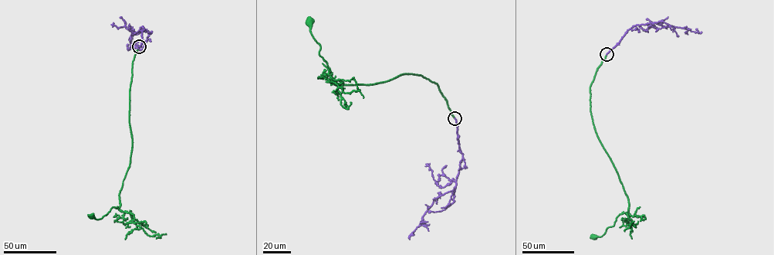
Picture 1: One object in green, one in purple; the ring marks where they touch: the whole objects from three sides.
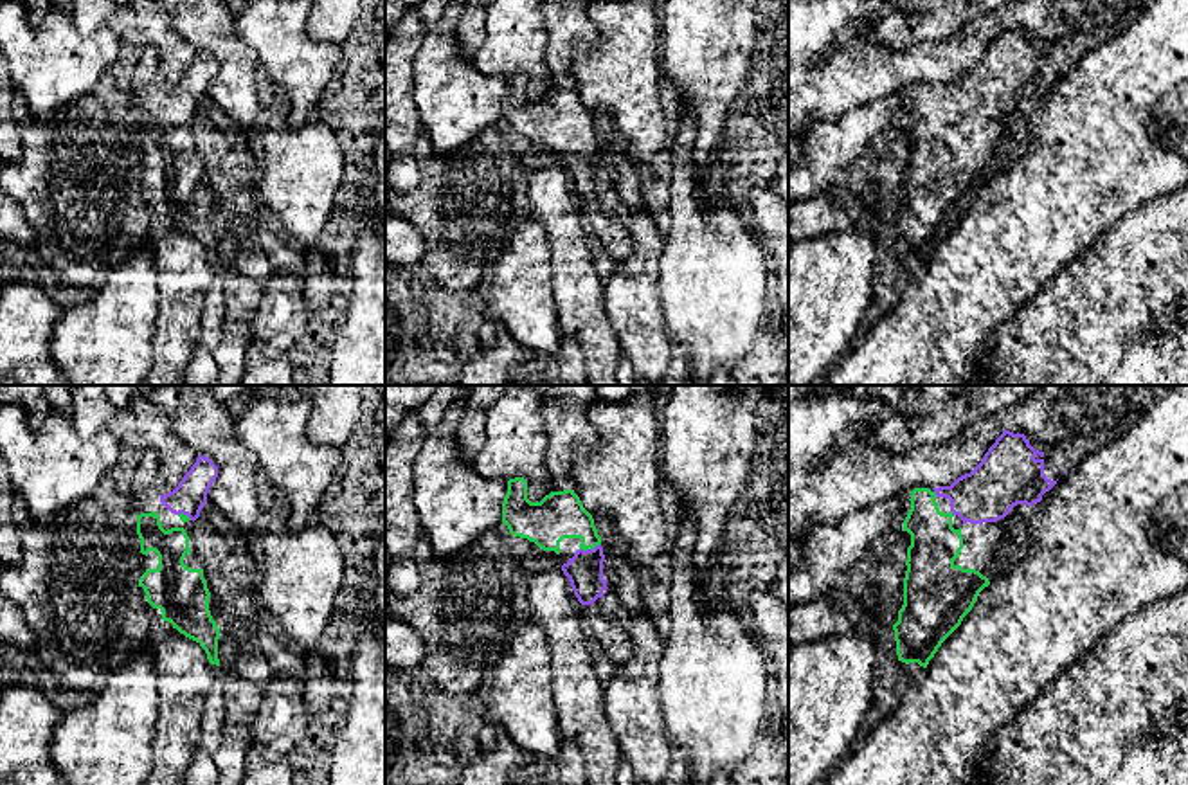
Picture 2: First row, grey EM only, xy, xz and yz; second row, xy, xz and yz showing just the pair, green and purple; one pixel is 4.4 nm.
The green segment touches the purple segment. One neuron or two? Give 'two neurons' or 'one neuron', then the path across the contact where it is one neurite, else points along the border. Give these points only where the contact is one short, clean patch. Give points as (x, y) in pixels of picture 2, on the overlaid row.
one neuron; way xz (558, 515), (589, 539), (589, 548), (585, 569)

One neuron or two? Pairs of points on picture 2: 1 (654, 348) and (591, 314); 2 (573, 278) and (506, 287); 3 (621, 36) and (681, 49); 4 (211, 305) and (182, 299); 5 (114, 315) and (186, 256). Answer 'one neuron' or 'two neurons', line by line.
1: two neurons
2: two neurons
3: two neurons
4: two neurons
5: two neurons

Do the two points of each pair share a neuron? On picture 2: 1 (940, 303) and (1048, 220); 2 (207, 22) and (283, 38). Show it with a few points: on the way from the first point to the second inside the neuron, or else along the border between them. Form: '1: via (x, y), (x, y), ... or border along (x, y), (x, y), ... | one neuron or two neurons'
1: via (967, 288), (1021, 234) | one neuron
2: border along (234, 18), (234, 29), (254, 51), (258, 65) | two neurons

